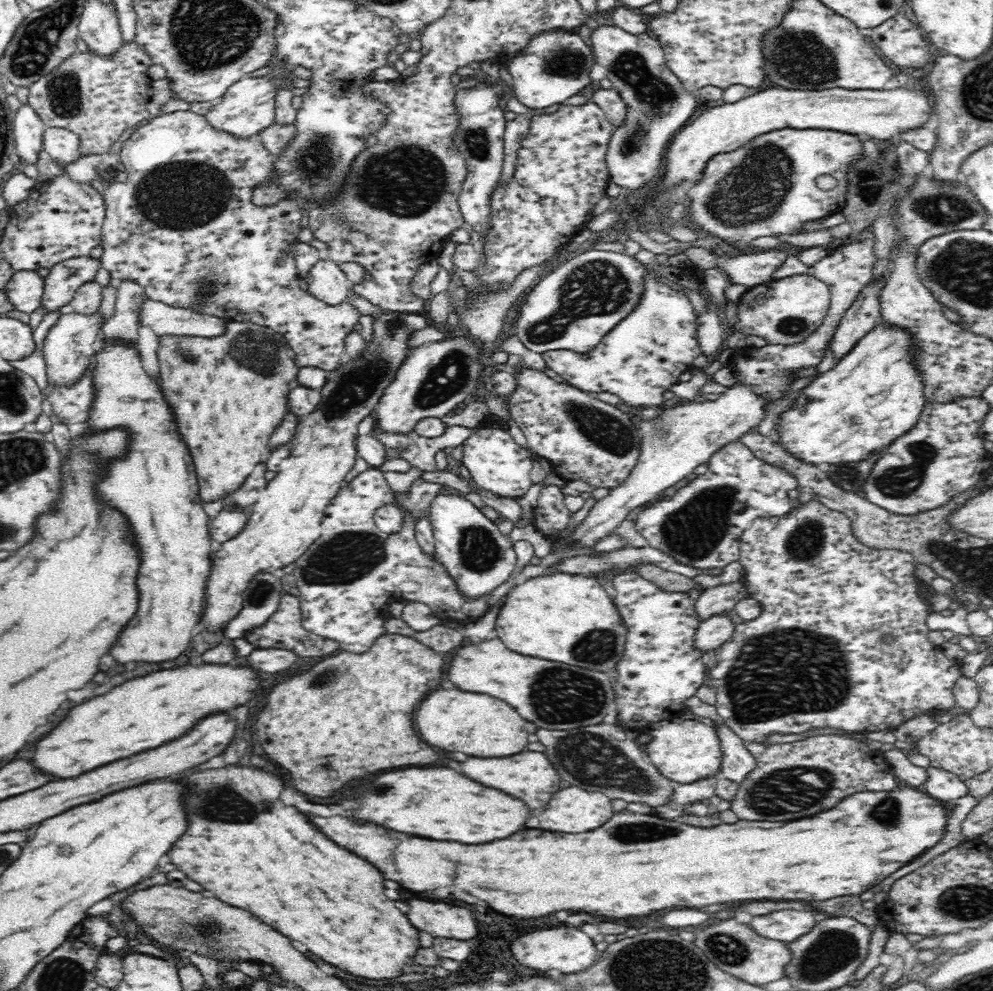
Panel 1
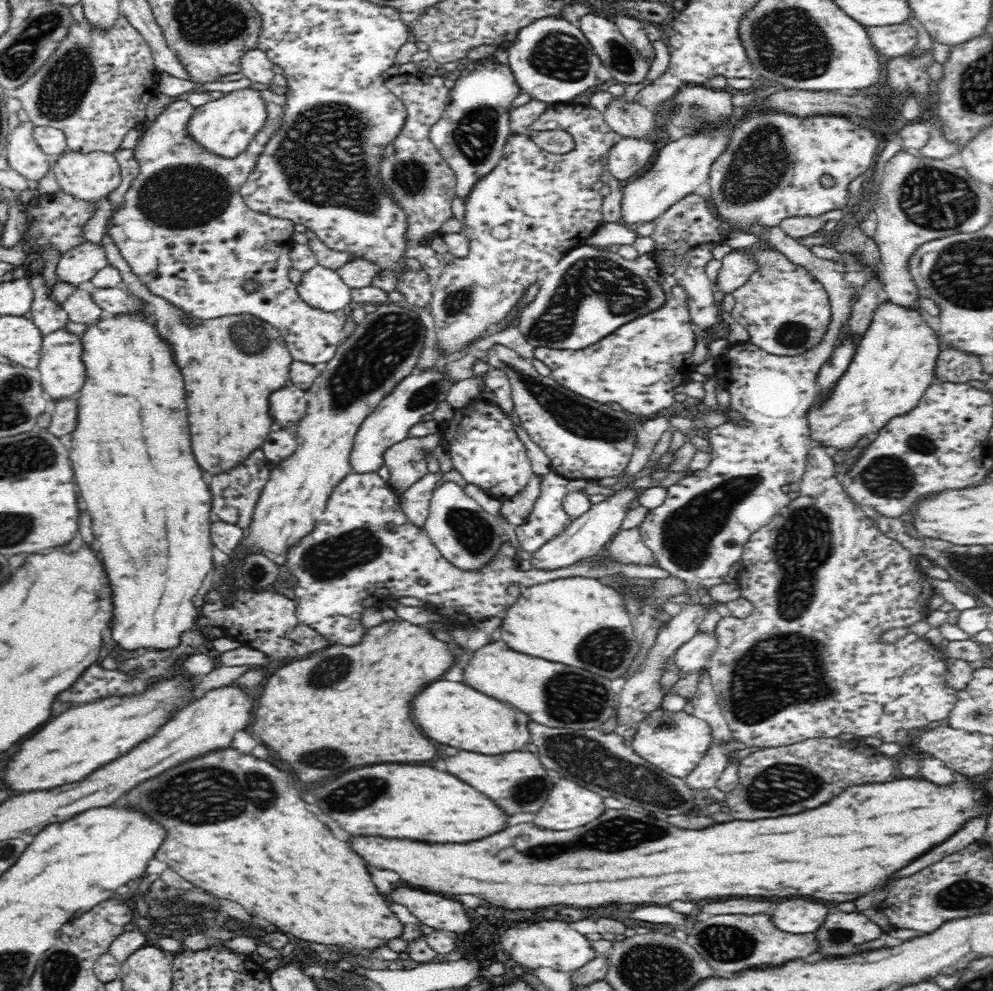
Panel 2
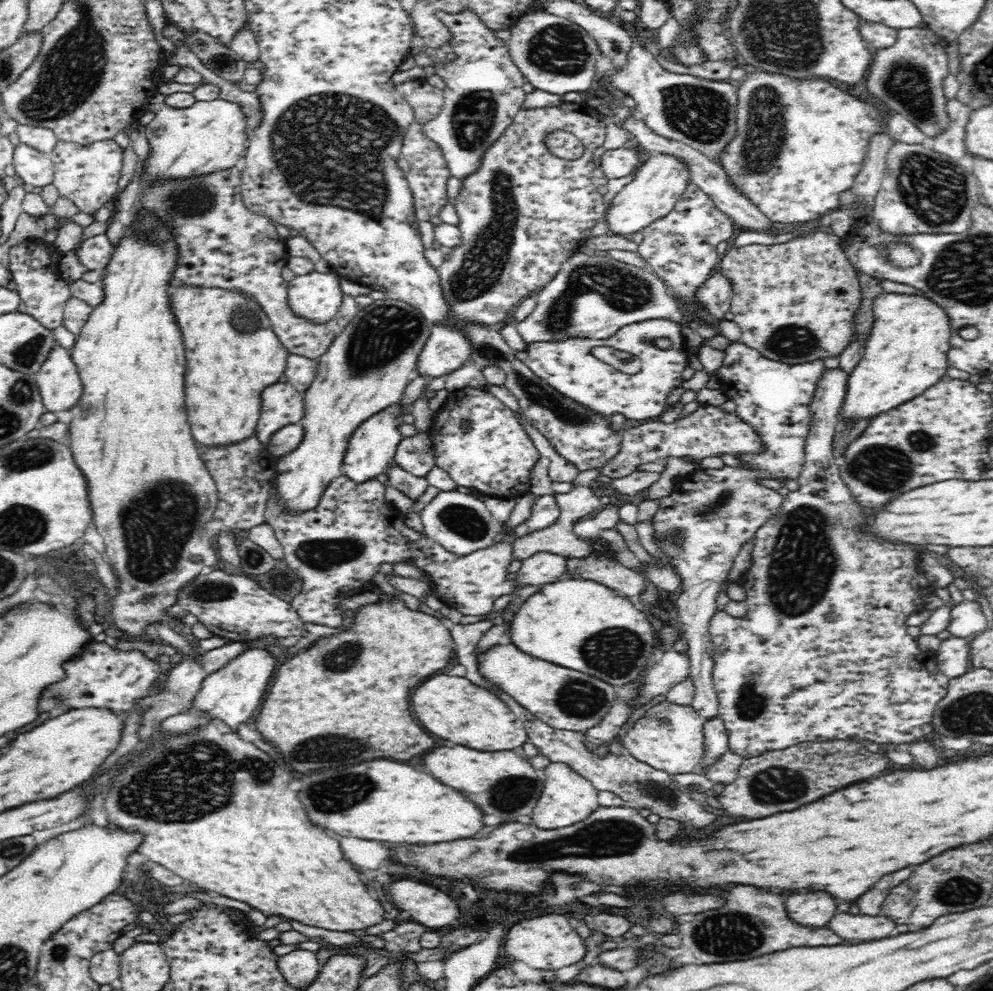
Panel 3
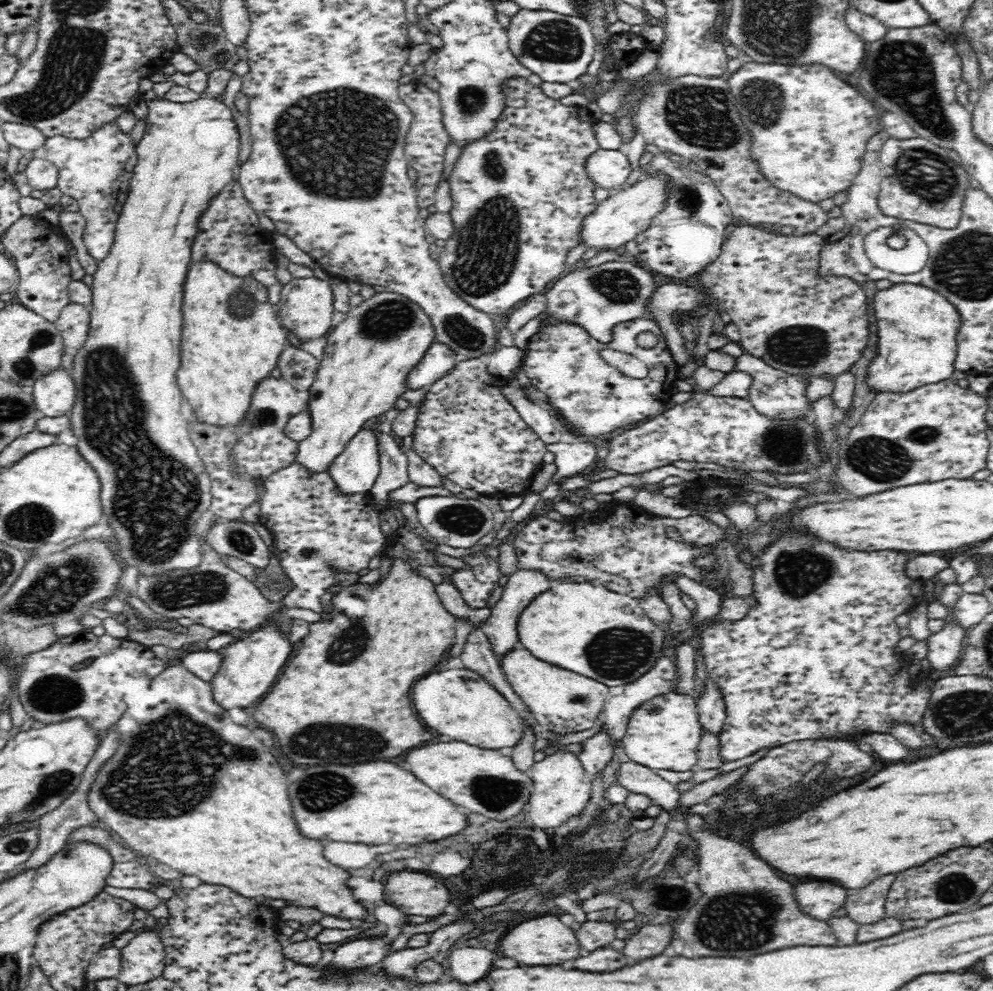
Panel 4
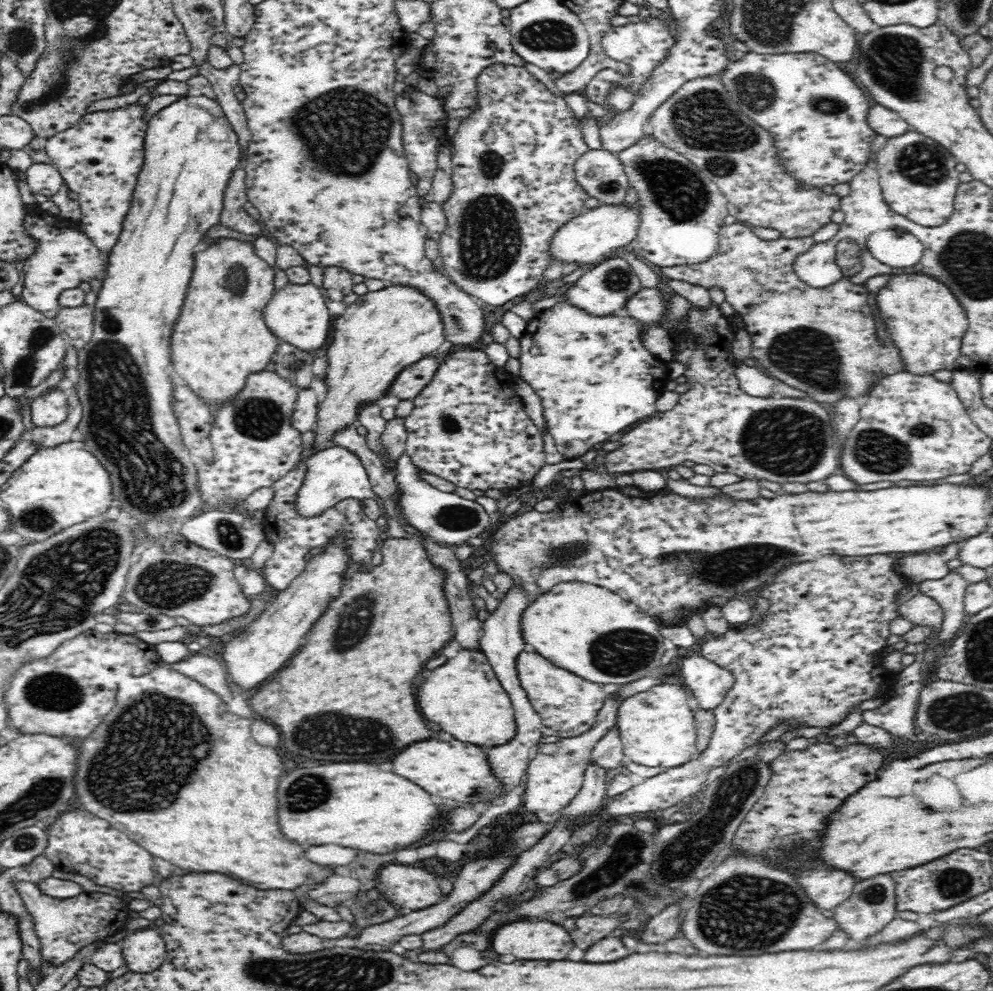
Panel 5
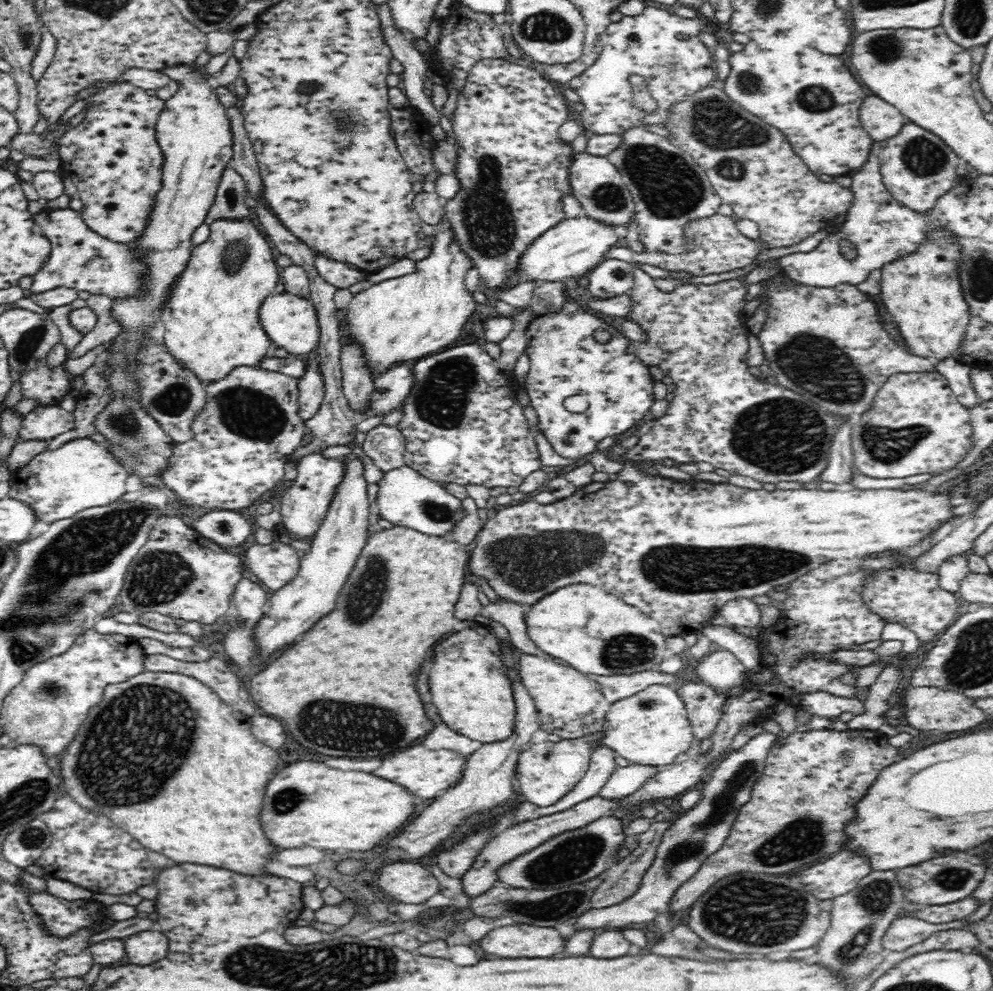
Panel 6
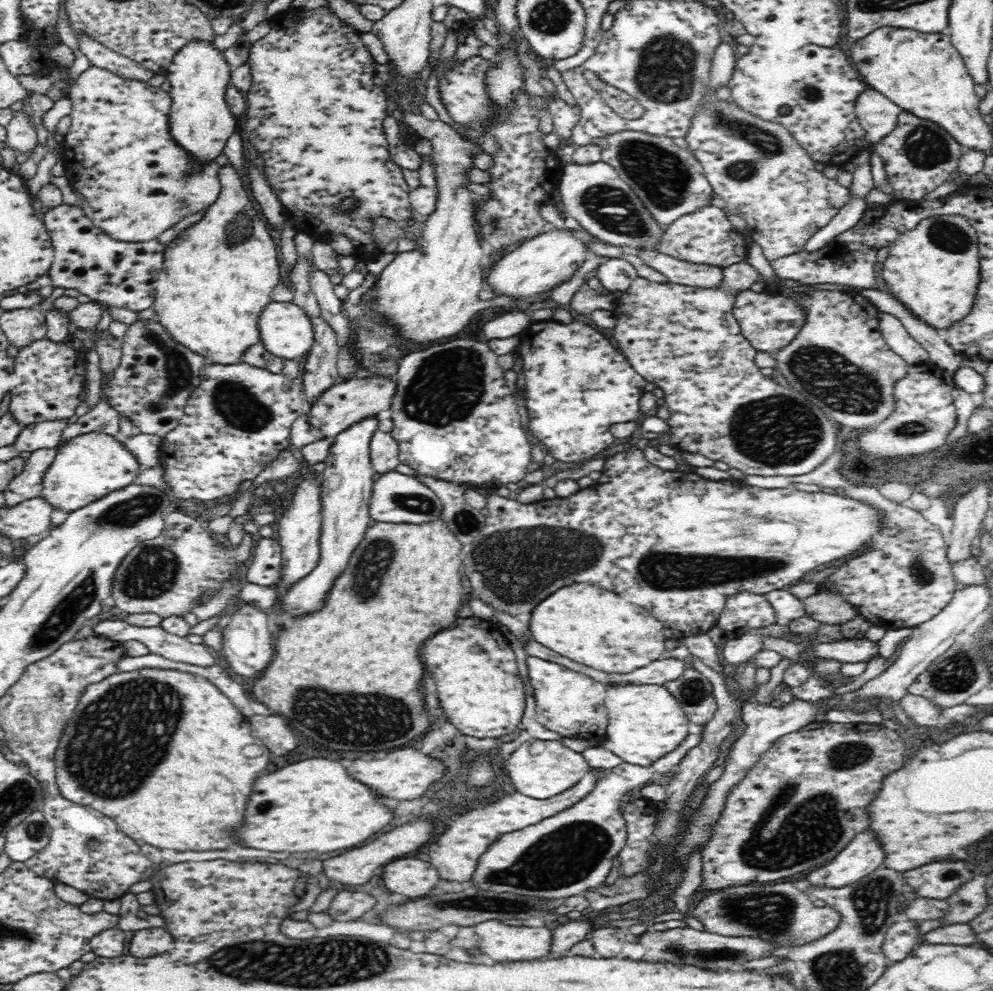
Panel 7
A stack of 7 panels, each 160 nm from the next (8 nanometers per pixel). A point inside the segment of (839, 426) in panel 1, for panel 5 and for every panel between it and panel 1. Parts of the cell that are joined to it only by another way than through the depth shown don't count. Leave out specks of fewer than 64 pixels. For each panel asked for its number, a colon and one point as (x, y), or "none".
2: (894, 364)
3: (906, 352)
4: (917, 328)
5: (927, 324)

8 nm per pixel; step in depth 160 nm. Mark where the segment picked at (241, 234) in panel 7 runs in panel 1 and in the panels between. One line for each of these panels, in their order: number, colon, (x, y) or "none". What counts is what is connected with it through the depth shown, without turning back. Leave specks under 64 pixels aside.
1: (229, 392)
2: (229, 364)
3: (232, 353)
4: (231, 338)
5: (220, 338)
6: (211, 315)

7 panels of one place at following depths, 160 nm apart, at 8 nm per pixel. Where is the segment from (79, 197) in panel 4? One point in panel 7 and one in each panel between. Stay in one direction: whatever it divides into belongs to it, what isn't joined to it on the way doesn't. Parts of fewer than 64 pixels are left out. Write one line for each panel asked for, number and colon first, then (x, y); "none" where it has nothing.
5: (100, 158)
6: (112, 156)
7: (136, 181)

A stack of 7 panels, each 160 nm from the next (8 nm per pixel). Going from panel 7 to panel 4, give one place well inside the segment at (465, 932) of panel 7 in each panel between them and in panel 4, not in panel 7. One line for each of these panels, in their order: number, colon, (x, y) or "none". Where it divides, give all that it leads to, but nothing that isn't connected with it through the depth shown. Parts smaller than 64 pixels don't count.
4: (546, 940)
5: (542, 940)
6: (520, 941)

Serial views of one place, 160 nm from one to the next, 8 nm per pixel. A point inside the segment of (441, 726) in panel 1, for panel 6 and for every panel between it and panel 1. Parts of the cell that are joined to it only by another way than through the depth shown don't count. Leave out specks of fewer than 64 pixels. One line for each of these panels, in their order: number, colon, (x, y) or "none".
2: (452, 713)
3: (453, 708)
4: (459, 703)
5: (464, 697)
6: (470, 684)

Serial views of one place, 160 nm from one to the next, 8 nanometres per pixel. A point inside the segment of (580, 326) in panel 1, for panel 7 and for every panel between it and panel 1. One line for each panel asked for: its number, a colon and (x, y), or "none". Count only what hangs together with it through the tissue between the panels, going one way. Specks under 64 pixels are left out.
2: (589, 294)
3: (592, 297)
4: (600, 298)
5: (604, 288)
6: (612, 277)
7: (616, 274)

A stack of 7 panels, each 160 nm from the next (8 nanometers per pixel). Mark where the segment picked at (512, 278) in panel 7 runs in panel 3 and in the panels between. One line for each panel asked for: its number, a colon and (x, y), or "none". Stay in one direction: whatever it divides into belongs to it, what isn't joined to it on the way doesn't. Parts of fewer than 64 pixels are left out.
3: (658, 183)
4: (620, 218)
5: (592, 237)
6: (575, 246)

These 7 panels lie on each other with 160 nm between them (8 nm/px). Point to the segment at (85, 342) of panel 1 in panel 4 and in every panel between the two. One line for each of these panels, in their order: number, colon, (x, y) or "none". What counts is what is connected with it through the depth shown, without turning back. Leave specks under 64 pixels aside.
2: (62, 374)
3: (58, 381)
4: (54, 395)

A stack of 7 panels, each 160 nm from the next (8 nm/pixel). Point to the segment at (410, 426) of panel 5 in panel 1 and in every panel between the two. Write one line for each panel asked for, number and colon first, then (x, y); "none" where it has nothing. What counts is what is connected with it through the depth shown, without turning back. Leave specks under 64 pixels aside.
1: (497, 463)
2: (484, 446)
3: (481, 443)
4: (465, 428)

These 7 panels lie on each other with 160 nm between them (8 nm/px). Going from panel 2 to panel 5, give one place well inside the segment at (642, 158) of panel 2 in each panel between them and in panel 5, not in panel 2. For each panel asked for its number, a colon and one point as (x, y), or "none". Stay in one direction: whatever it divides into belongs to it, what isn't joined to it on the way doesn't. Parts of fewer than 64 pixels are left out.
3: (617, 163)
4: (609, 169)
5: (600, 173)

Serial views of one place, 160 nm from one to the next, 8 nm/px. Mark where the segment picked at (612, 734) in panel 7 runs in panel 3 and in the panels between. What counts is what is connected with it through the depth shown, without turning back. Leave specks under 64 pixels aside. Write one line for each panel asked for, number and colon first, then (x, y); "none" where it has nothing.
3: (669, 737)
4: (663, 733)
5: (656, 727)
6: (651, 727)

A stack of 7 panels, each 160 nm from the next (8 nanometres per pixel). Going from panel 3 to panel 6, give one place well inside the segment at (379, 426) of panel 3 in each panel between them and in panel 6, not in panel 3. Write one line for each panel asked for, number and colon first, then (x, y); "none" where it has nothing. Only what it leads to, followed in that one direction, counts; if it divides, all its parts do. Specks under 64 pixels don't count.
4: (354, 471)
5: (333, 474)
6: (304, 504)

